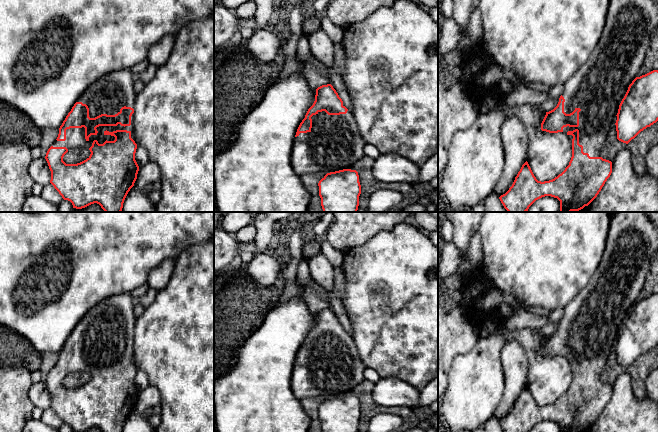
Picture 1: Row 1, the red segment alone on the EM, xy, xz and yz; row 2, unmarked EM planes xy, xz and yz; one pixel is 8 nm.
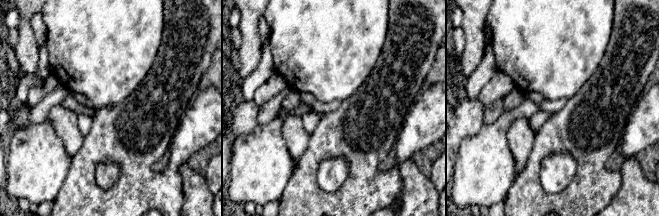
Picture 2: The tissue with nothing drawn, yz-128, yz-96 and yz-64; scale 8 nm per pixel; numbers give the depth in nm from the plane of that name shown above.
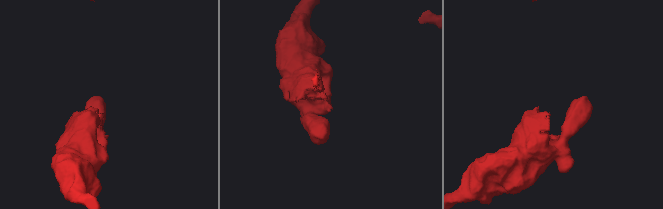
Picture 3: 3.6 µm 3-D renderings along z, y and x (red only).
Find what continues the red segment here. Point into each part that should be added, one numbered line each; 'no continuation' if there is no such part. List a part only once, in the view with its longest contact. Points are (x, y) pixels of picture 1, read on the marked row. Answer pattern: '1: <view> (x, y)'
1: yz (597, 88)

